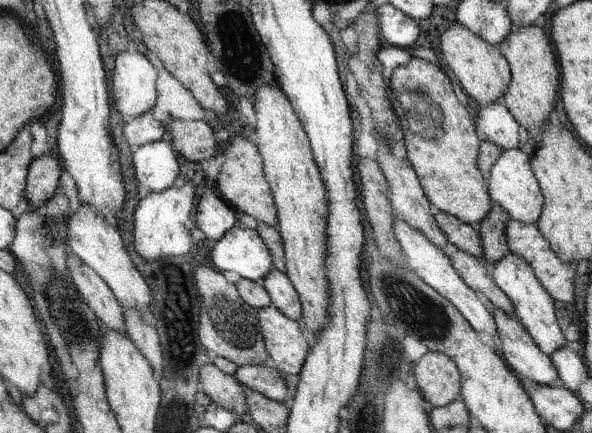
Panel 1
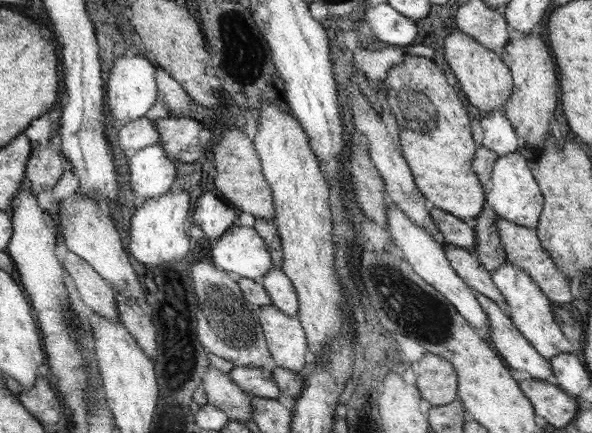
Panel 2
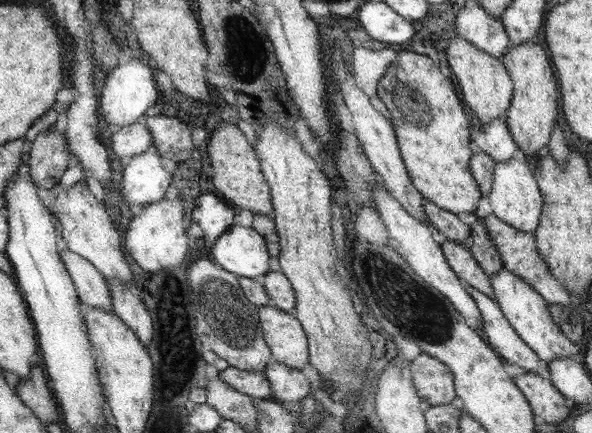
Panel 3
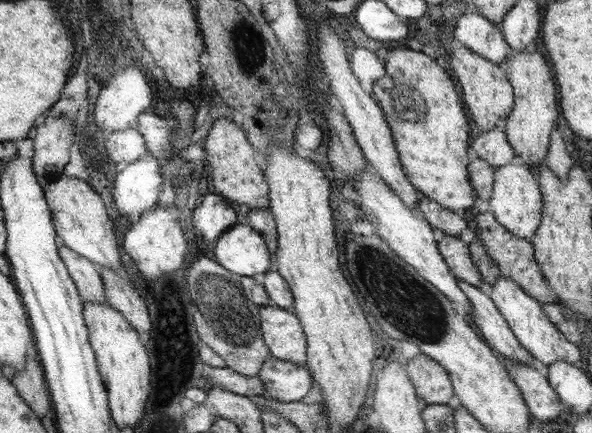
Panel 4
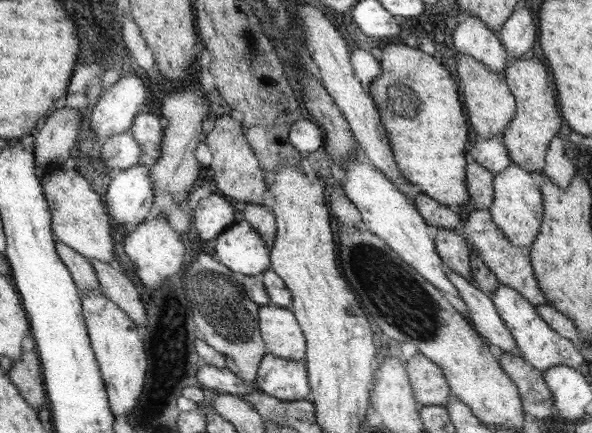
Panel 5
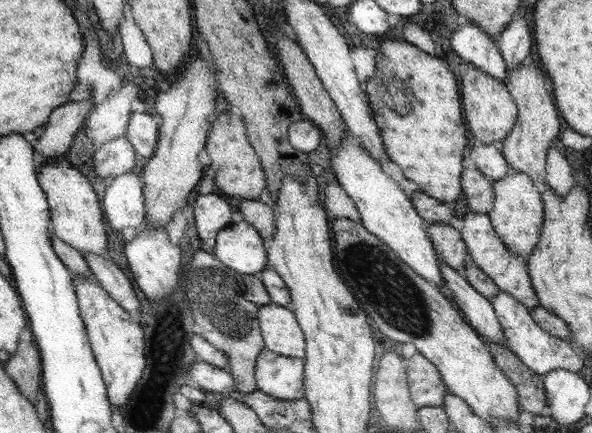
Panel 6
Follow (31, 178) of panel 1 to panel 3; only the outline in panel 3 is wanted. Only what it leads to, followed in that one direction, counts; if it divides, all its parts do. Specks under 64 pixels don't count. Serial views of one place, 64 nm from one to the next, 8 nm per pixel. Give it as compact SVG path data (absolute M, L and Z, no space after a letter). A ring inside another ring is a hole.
M62 124L40 132L32 142L28 168L35 186L52 189L60 184L61 177L70 162L70 152L66 148Z

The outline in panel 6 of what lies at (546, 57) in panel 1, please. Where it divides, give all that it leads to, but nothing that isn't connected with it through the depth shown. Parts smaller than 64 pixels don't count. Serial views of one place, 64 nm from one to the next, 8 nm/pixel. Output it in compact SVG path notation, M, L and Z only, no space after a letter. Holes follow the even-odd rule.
M532 62L510 70L508 74L505 83L518 110L517 120L511 134L502 141L502 153L511 169L531 176L532 180L544 181L546 179L546 172L544 172L546 152L552 147L552 140L556 140L556 136L562 128L560 114L554 106L552 88L548 88L548 80L546 80L544 72L540 68L536 68L536 64Z

